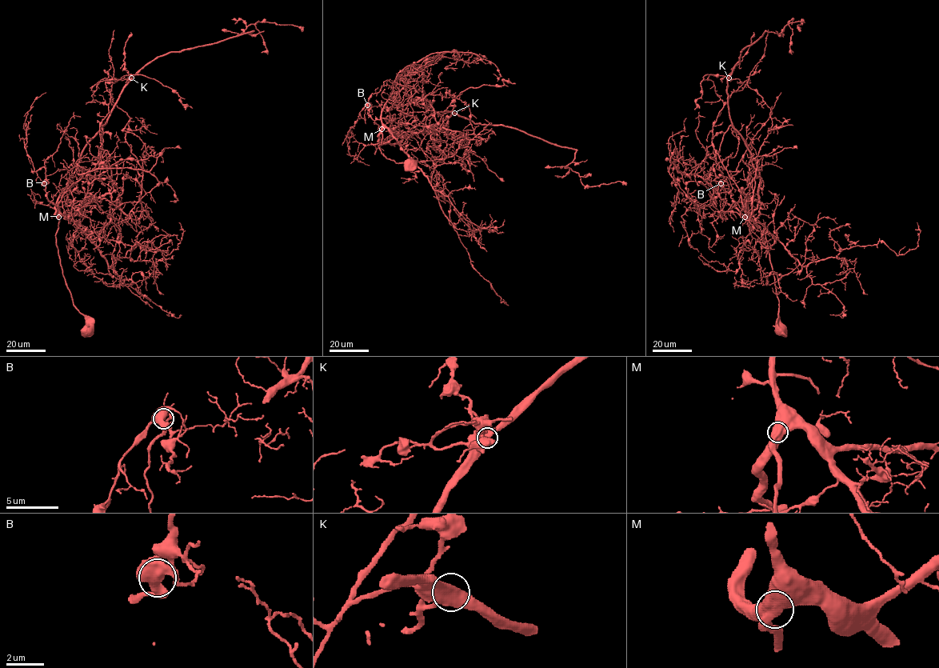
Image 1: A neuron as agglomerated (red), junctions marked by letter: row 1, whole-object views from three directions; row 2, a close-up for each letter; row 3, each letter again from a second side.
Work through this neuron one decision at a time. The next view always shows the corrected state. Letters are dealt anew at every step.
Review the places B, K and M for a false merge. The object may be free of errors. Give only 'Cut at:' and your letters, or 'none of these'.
Cut at: none of these

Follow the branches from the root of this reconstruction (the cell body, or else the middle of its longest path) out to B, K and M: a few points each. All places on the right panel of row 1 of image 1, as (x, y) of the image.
B: (781, 330), (775, 278), (761, 228), (735, 206), (727, 182), (721, 183)
K: (781, 330), (769, 250), (761, 228), (749, 218), (757, 207), (760, 173), (744, 138), (731, 122), (729, 78)
M: (781, 330), (779, 300), (769, 250), (761, 228), (745, 216)

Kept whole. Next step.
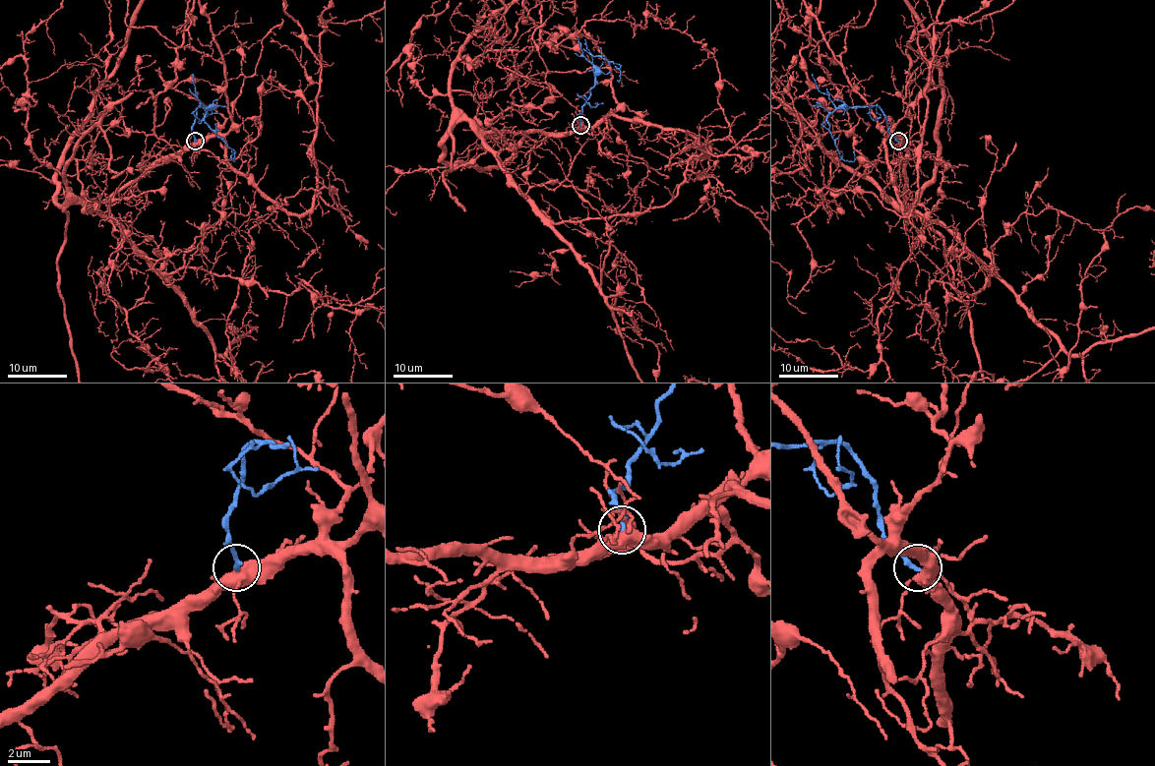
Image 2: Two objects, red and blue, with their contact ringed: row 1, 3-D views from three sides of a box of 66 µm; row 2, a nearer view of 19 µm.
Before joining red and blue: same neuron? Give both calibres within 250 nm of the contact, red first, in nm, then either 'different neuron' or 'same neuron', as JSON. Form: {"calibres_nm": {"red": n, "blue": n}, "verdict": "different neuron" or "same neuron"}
{"calibres_nm": {"red": 480, "blue": 220}, "verdict": "same neuron"}

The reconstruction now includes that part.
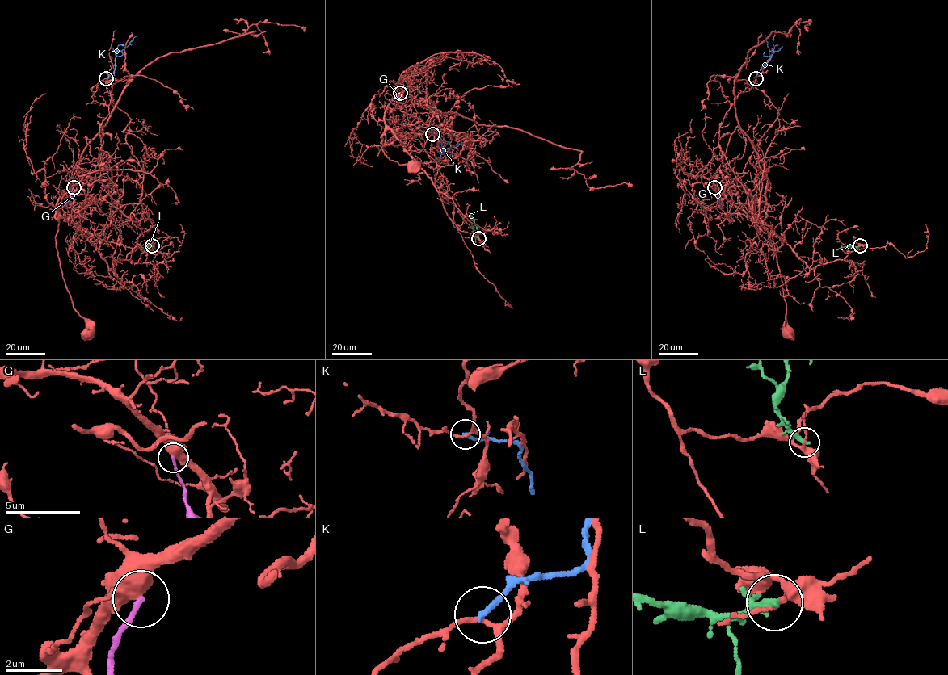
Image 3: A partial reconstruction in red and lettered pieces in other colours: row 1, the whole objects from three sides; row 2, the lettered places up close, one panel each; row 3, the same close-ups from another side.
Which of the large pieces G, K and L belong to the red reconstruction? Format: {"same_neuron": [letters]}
{"same_neuron": []}

